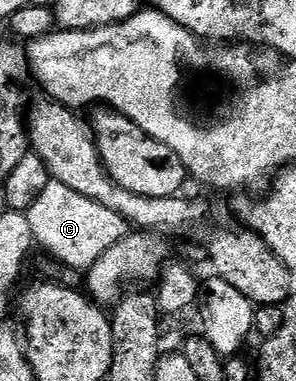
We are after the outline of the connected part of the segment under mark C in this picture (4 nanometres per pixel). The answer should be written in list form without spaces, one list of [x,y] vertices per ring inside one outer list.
[[[53,180],[48,182],[46,190],[38,196],[34,206],[28,208],[26,215],[33,241],[39,247],[41,245],[47,255],[81,272],[92,268],[94,262],[106,250],[128,236],[132,230],[131,224],[121,215],[94,202],[93,199],[83,198],[82,194],[77,194],[70,187]]]

